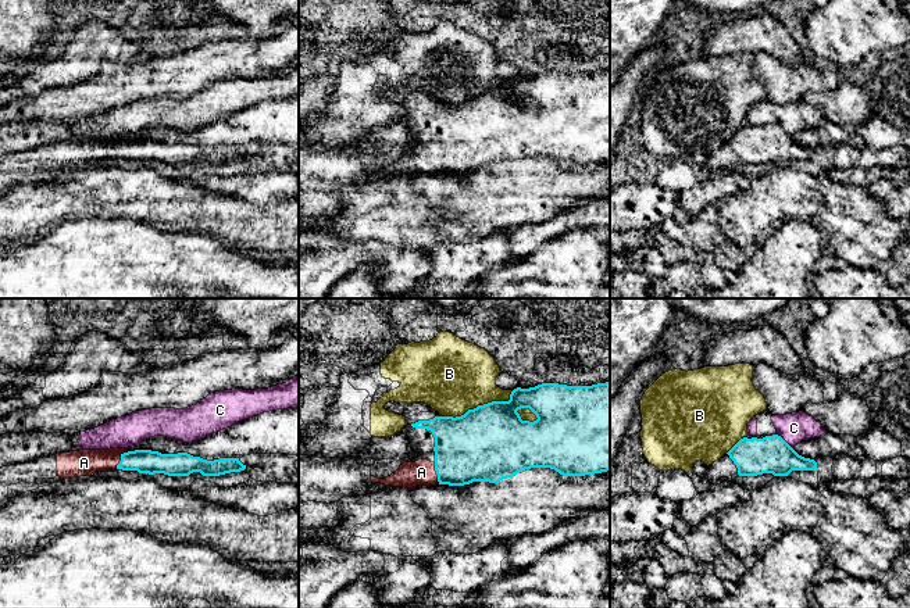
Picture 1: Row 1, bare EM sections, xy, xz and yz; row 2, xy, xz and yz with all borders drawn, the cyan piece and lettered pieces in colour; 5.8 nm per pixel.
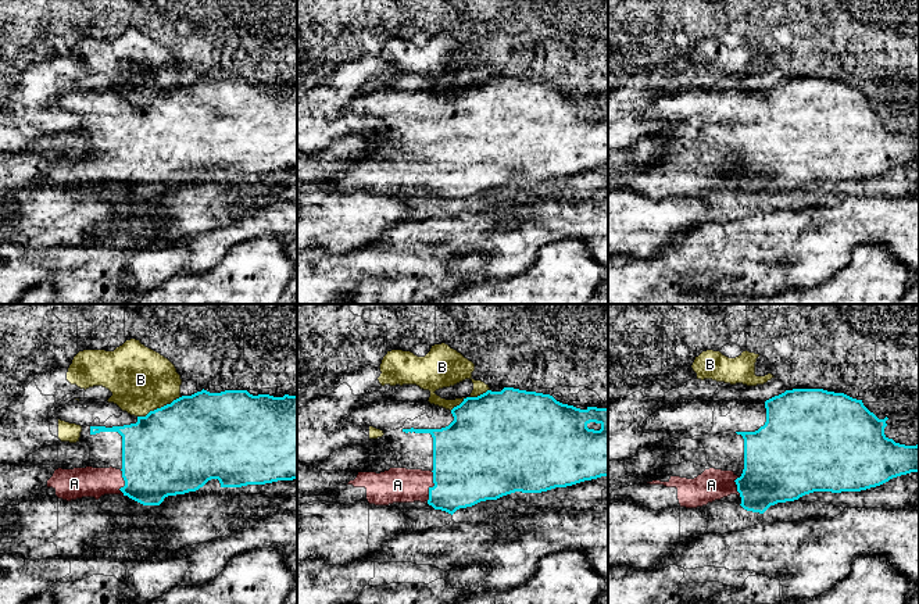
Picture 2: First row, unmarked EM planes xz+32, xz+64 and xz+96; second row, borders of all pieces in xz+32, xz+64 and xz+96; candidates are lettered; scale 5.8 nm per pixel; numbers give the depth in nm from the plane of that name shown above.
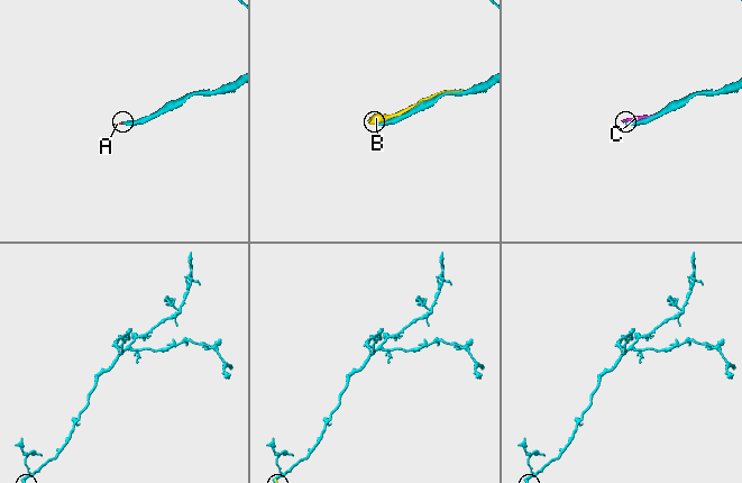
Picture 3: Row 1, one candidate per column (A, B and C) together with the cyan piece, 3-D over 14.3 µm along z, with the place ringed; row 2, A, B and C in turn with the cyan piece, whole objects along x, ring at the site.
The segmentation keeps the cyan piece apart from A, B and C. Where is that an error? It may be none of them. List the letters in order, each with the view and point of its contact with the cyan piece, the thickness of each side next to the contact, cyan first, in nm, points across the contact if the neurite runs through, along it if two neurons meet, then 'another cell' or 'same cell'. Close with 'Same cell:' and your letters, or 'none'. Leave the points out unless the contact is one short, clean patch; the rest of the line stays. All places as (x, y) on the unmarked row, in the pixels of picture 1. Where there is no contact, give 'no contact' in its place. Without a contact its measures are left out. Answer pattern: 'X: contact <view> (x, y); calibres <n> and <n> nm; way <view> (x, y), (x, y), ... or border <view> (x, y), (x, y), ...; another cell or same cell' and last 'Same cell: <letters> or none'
A: contact xy (121, 147); calibres 140 and 160 nm; way xy (145, 150), (121, 147), (84, 152); same cell
B: contact xz (480, 95); calibres 440 and 420 nm; another cell
C: contact yz (785, 131); calibres 220 and 170 nm; another cell
Same cell: A

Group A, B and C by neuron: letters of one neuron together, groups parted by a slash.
A / B / C

